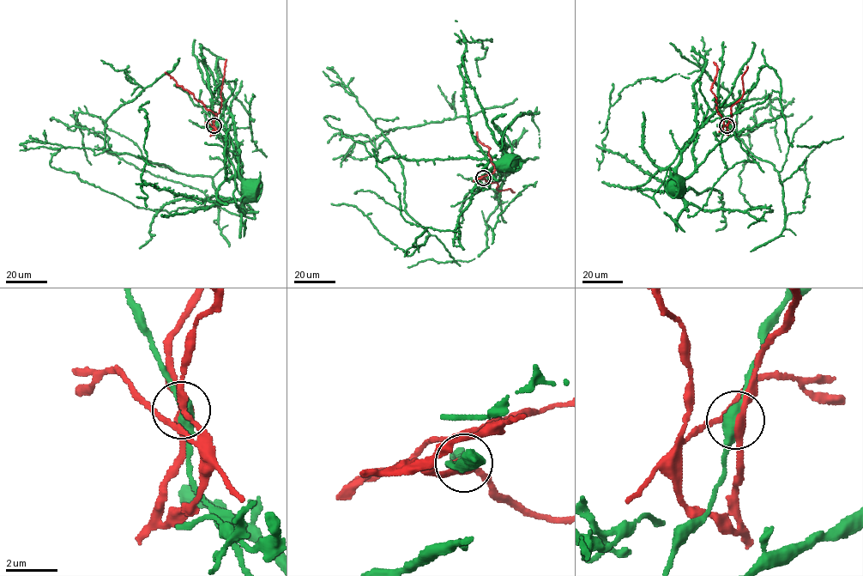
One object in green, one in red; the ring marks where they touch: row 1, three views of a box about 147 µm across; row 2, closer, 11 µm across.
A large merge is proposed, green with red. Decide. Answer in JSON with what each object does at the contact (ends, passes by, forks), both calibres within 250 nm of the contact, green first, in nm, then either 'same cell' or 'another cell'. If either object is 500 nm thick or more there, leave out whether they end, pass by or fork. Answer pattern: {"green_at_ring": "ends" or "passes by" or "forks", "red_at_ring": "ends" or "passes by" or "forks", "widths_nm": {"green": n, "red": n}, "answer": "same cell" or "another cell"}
{"green_at_ring": "passes by", "red_at_ring": "forks", "widths_nm": {"green": 400, "red": 300}, "answer": "another cell"}

